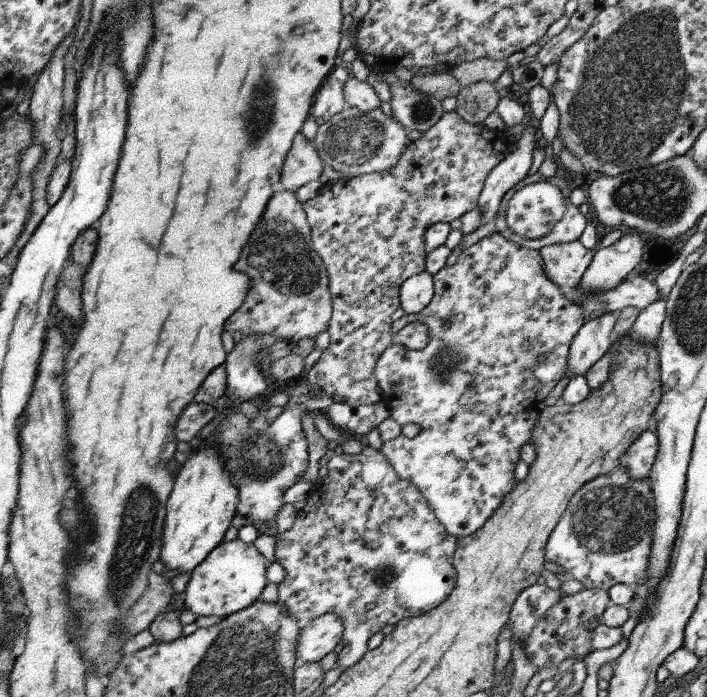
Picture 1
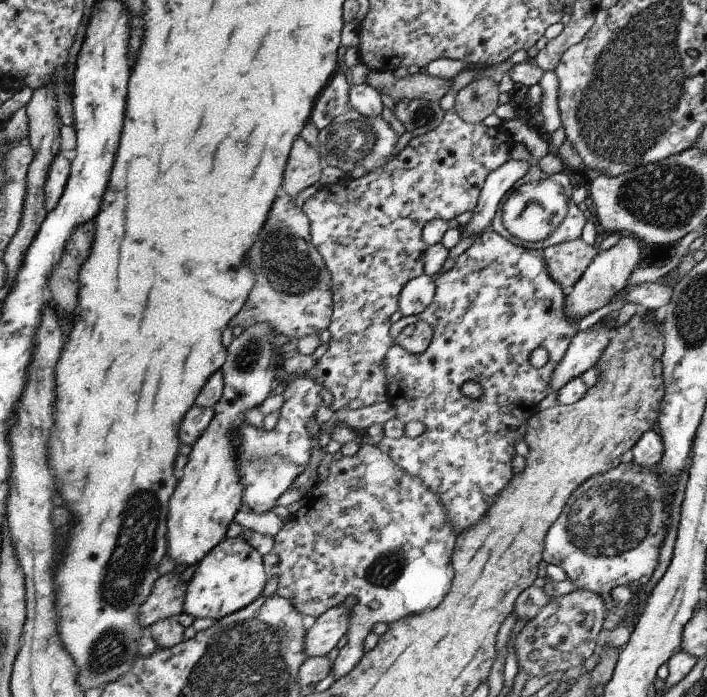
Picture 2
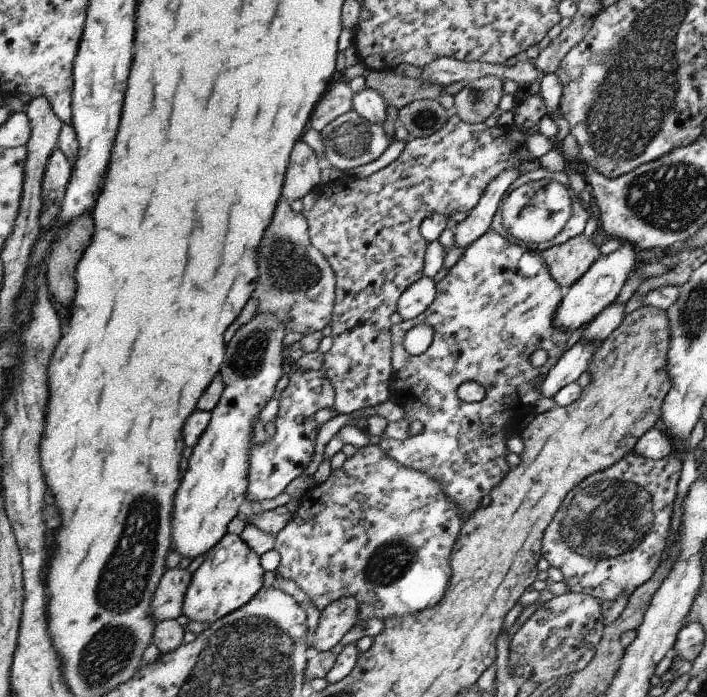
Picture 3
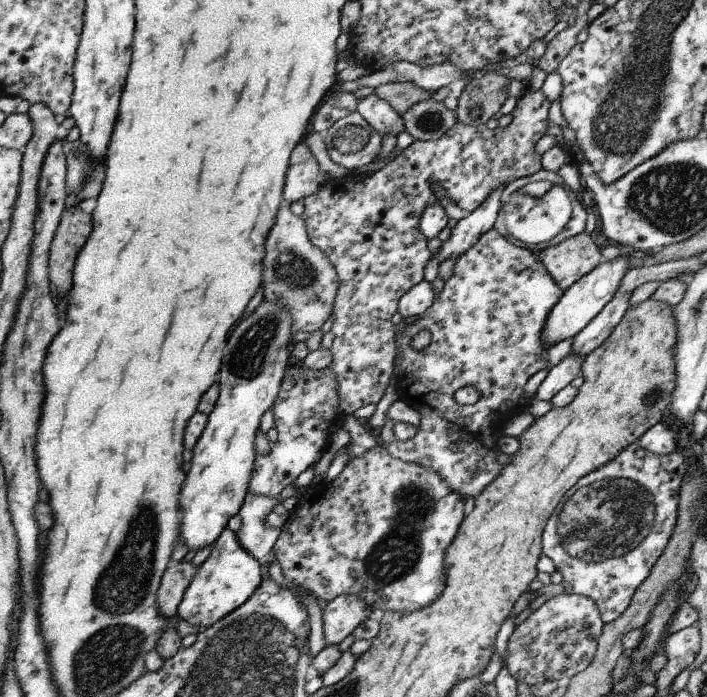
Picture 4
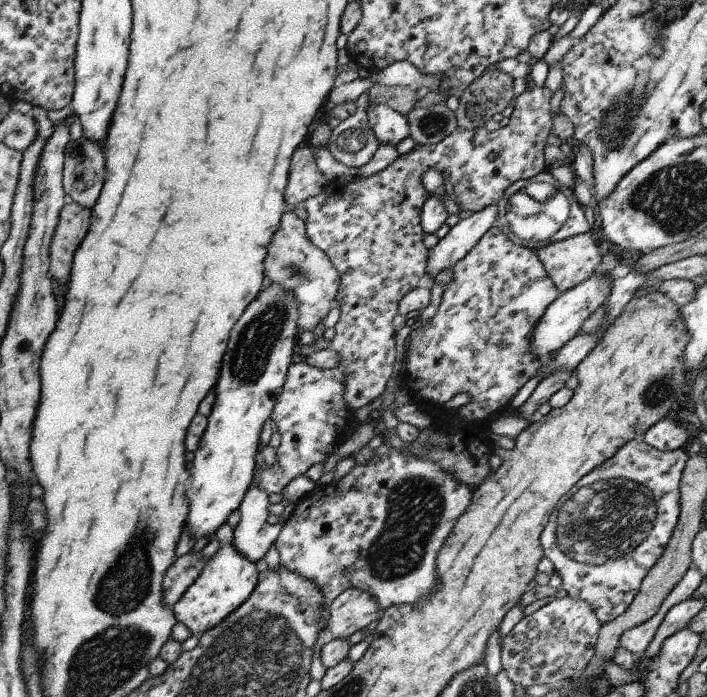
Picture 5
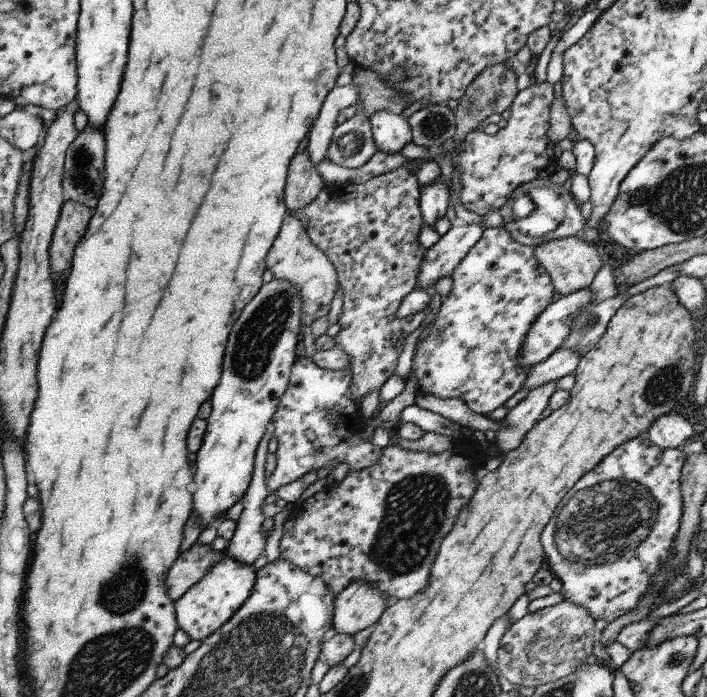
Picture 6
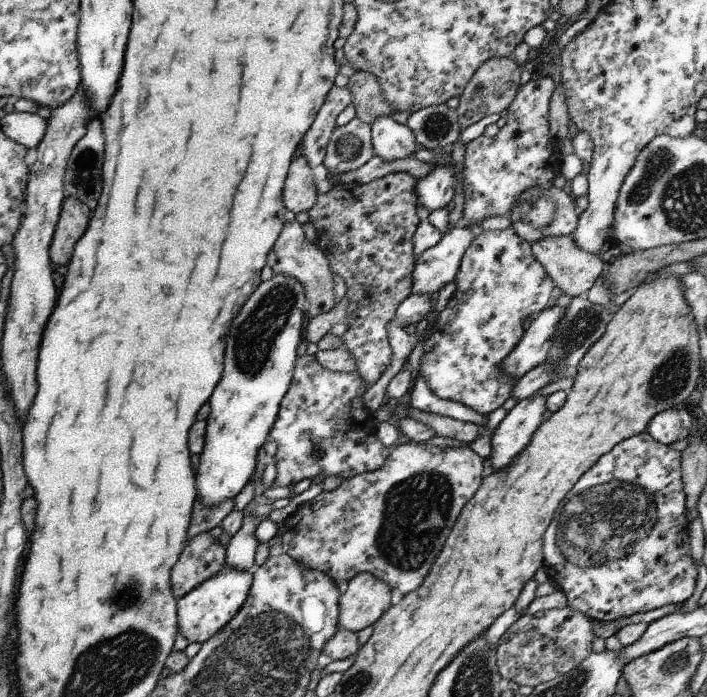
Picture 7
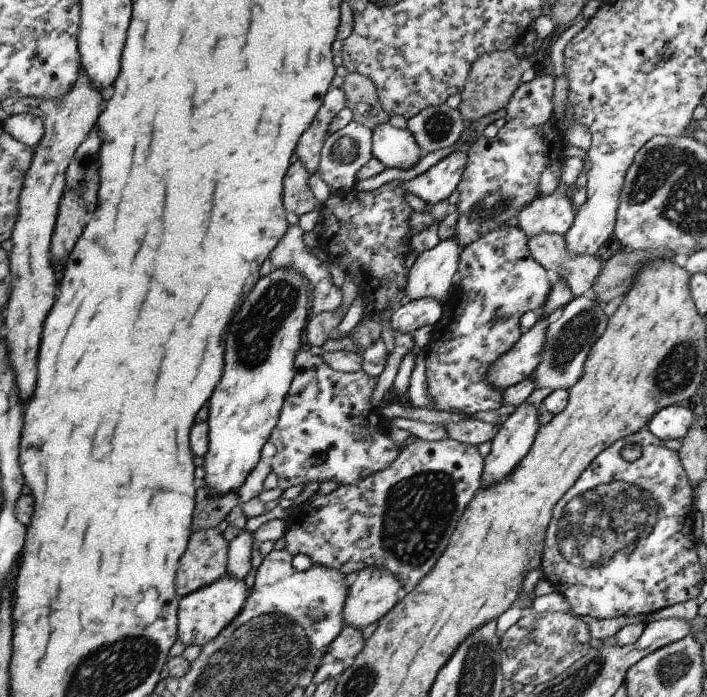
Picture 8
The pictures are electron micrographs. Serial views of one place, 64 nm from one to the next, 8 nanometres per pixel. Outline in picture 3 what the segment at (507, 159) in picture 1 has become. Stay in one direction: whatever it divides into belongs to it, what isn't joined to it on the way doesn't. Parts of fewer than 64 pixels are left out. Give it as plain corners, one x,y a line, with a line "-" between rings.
506,169
488,183
478,204
470,211
467,218
453,229
454,245
451,249
464,250
491,228
495,214
500,212
500,204
503,202
506,190
518,176
520,176
519,171

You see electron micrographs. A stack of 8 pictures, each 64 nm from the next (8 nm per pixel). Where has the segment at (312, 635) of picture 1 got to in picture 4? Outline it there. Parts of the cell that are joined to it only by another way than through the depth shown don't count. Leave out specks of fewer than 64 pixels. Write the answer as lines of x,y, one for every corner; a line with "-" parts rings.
354,593
333,597
322,608
326,645
339,645
362,622
376,616
362,597

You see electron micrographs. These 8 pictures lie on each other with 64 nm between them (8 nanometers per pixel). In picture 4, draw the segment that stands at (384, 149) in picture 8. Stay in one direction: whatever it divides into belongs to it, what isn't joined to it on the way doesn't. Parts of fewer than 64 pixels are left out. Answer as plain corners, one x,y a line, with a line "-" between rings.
373,93
358,101
357,111
383,138
388,132
391,132
396,137
400,132
406,131
401,115
391,107
389,102
378,98

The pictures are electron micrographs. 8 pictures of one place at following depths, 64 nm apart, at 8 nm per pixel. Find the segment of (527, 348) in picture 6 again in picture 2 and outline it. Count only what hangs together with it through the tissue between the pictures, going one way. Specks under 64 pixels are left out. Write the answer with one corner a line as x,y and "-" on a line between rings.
621,235
621,239
614,247
607,251
599,251
590,263
582,278
566,291
564,312
568,319
580,321
584,316
610,304
612,299
622,291
628,283
631,273
636,269
640,260
641,242
632,235

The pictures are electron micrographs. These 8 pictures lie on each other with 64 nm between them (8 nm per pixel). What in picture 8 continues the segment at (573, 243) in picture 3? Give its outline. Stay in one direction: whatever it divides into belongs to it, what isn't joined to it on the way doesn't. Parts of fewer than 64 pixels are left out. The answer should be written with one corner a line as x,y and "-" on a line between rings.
542,232
542,234
532,236
532,238
528,239
528,249
532,258
534,258
546,272
551,270
558,274
560,280
566,282
566,288
570,288
570,292
572,292
572,296
574,297
588,295
595,281
598,279
600,272
602,272
603,262
594,258
594,256
568,252
564,235

